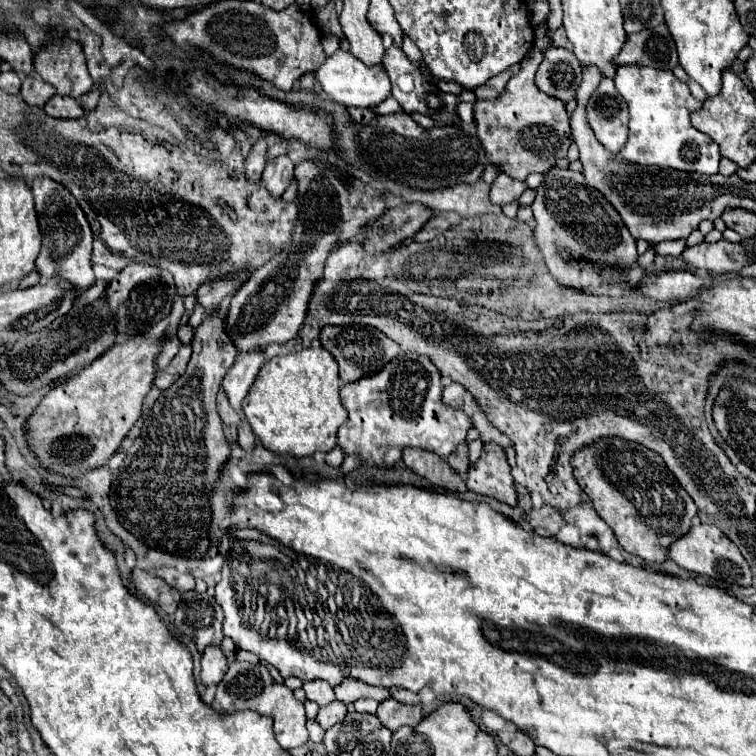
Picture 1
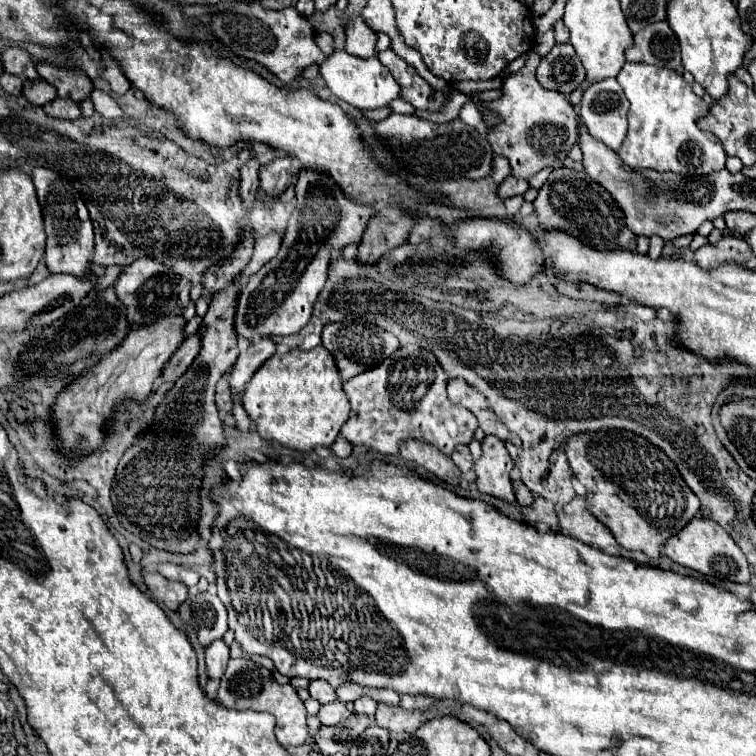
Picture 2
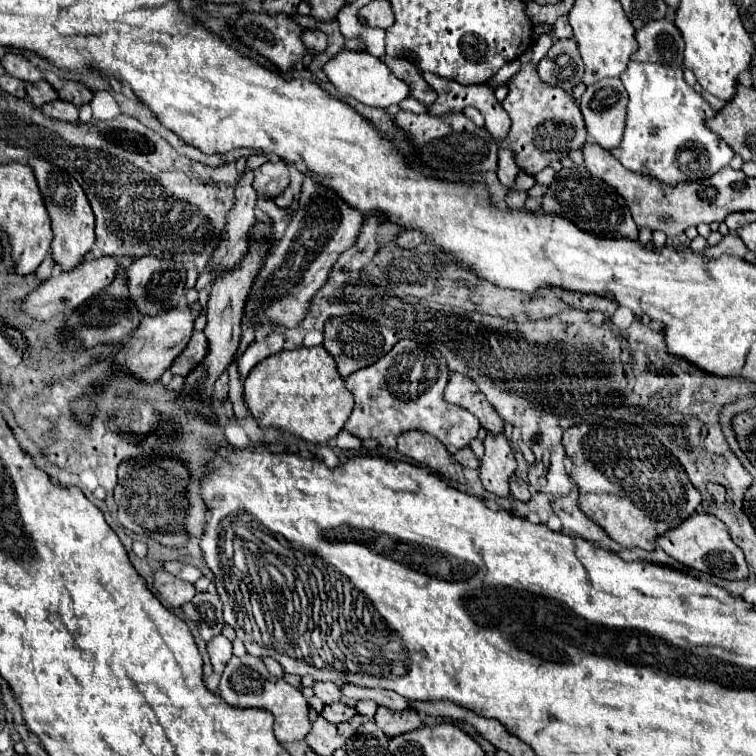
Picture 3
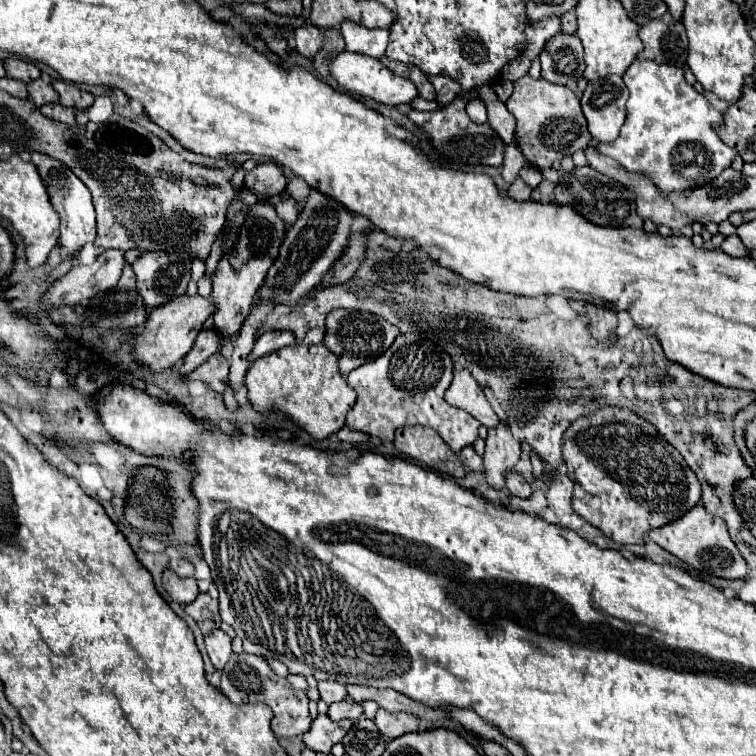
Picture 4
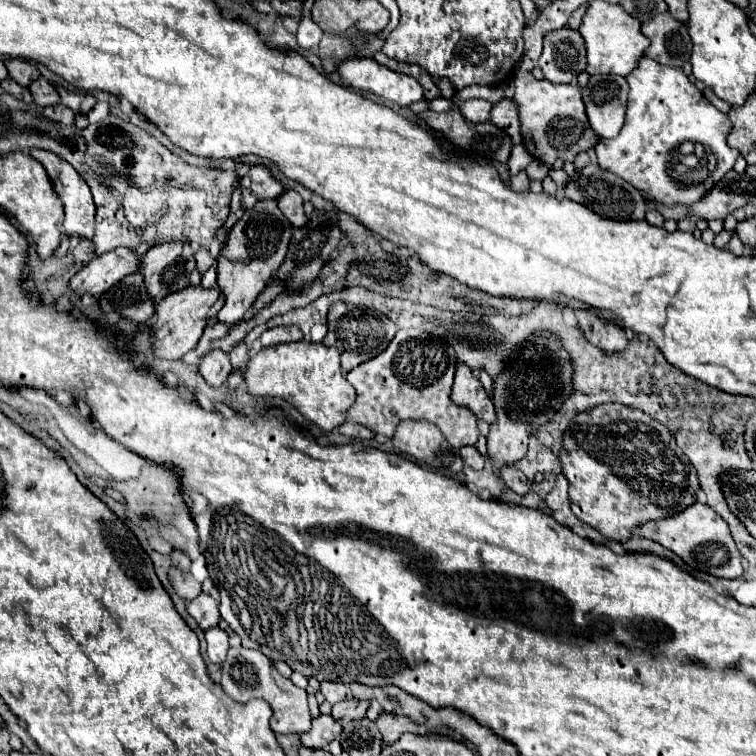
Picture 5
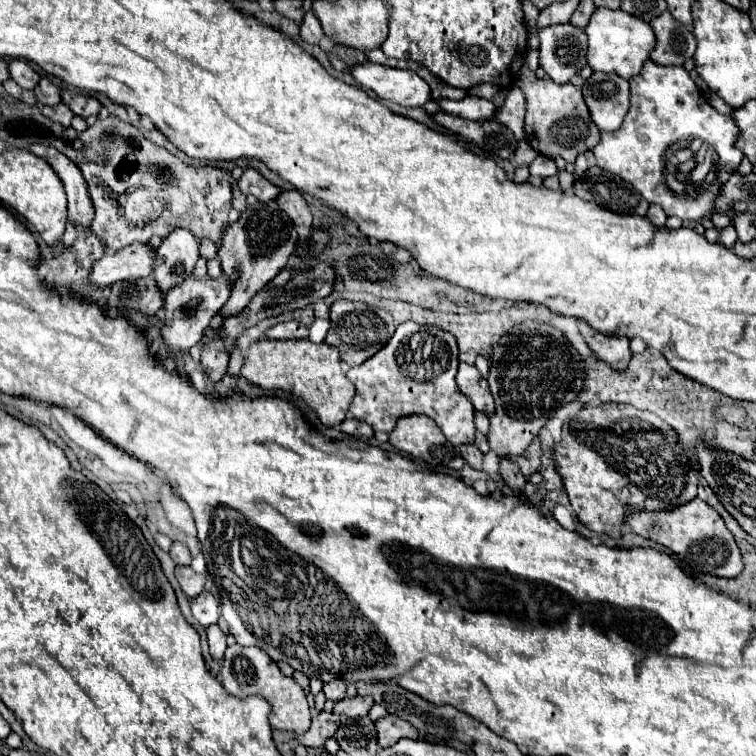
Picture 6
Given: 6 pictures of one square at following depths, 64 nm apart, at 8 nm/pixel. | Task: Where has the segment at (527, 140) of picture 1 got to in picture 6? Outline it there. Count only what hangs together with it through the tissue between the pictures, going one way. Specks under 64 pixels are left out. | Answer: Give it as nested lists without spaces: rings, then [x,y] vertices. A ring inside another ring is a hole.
[[[522,68],[516,86],[526,94],[526,136],[530,138],[530,146],[548,156],[548,158],[564,158],[566,162],[574,162],[578,154],[592,150],[600,142],[600,132],[594,126],[588,106],[582,98],[582,90],[574,84],[556,84],[550,78],[540,80],[528,68]]]

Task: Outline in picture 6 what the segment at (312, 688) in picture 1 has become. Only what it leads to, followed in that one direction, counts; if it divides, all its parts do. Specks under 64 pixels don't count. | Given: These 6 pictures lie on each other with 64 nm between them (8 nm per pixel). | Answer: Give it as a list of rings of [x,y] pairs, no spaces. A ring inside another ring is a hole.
[[[338,678],[338,680],[334,680],[334,682],[324,684],[324,690],[322,690],[322,692],[326,694],[326,698],[328,698],[328,700],[338,702],[338,700],[342,700],[342,698],[346,696],[346,684]]]

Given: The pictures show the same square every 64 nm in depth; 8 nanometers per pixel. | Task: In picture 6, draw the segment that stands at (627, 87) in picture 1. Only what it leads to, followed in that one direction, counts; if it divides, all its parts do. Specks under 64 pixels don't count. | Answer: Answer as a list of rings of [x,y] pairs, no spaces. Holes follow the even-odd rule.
[[[652,60],[646,62],[642,74],[630,80],[630,110],[614,134],[602,134],[598,146],[592,148],[596,166],[618,174],[626,182],[630,182],[650,204],[660,204],[668,216],[678,216],[682,220],[702,220],[704,216],[714,212],[714,202],[722,192],[722,186],[730,178],[732,172],[738,170],[744,154],[734,144],[738,140],[738,126],[732,118],[716,112],[706,98],[698,92],[694,80],[686,72],[684,66],[660,66]],[[694,144],[694,170],[690,174],[680,174],[678,152],[690,148]]]

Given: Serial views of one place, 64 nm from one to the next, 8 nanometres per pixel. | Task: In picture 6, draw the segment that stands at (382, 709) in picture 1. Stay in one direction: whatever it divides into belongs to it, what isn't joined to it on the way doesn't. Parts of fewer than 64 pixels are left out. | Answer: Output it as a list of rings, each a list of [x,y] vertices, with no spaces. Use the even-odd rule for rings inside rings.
[[[384,716],[376,722],[378,732],[378,744],[380,748],[394,746],[400,738],[418,738],[418,730],[414,726],[398,716]]]

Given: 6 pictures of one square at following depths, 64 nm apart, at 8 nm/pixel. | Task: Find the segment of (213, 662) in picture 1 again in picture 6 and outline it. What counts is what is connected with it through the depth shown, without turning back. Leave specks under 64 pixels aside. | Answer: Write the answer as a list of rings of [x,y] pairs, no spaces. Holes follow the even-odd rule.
[[[218,624],[210,626],[208,630],[208,644],[210,644],[210,654],[214,660],[220,660],[224,656],[224,650],[226,650],[226,634],[220,630]]]

